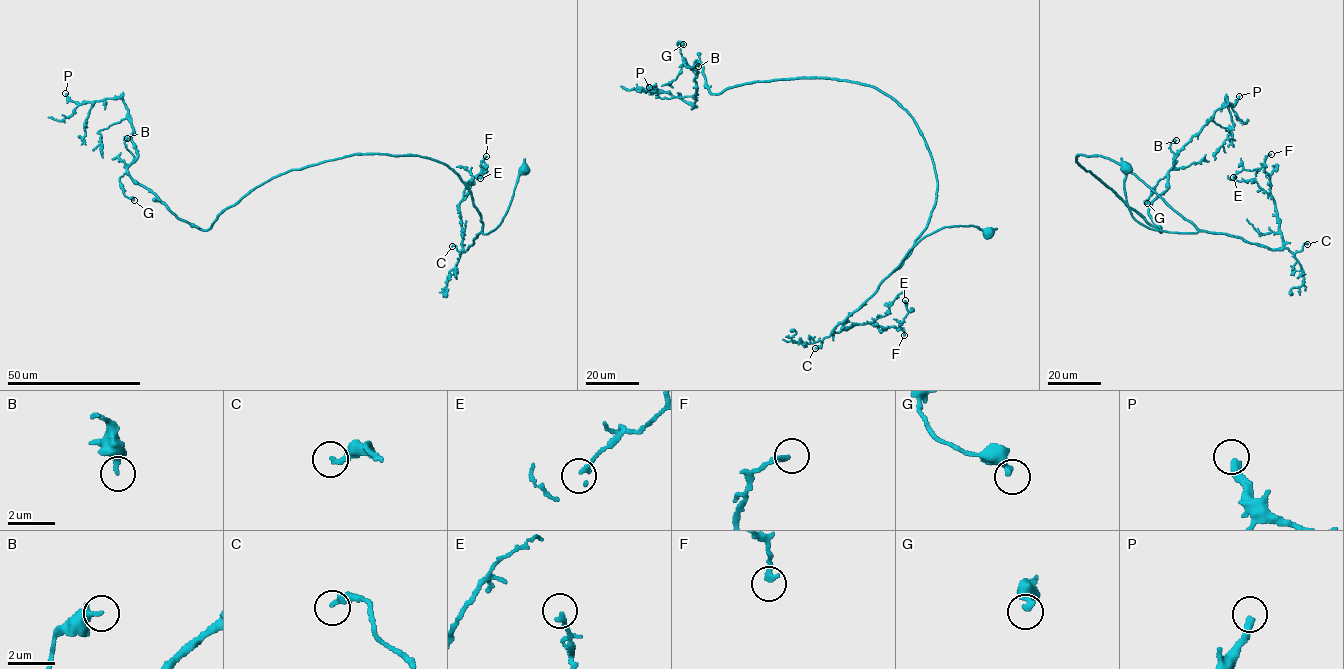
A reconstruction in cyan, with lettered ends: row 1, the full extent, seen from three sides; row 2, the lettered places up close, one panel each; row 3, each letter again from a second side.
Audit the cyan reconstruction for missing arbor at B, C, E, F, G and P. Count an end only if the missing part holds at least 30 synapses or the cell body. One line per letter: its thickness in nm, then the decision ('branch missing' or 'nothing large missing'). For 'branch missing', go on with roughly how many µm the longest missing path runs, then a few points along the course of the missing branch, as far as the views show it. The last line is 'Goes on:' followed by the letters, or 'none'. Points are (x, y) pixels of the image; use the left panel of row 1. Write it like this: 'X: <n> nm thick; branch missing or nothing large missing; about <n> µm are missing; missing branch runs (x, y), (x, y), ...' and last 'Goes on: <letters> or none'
B: 360 nm thick; nothing large missing
C: 240 nm thick; nothing large missing
E: 170 nm thick; nothing large missing
F: 220 nm thick; nothing large missing
G: 340 nm thick; nothing large missing
P: 320 nm thick; nothing large missing
Goes on: none

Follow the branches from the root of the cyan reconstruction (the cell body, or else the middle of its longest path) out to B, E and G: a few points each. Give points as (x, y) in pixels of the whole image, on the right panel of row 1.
B: (1126, 168), (1135, 220), (1195, 232), (1122, 165), (1077, 161), (1161, 231), (1148, 210), (1169, 188), (1176, 140)
E: (1126, 168), (1130, 212), (1151, 229), (1226, 233), (1280, 249), (1282, 235), (1266, 167), (1242, 169), (1233, 177)
G: (1126, 168), (1135, 220), (1197, 231), (1122, 165), (1077, 155), (1160, 231), (1148, 210), (1167, 176), (1147, 203)

